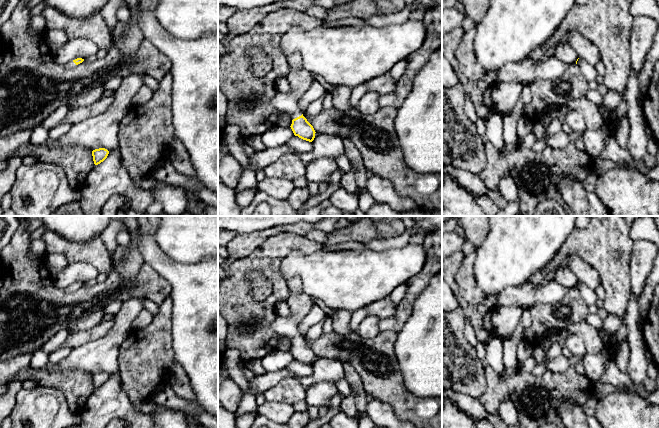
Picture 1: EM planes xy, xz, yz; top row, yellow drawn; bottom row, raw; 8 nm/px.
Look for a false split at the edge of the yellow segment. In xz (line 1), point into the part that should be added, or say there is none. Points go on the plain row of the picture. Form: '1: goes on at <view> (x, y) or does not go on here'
1: goes on at xz (299, 303)

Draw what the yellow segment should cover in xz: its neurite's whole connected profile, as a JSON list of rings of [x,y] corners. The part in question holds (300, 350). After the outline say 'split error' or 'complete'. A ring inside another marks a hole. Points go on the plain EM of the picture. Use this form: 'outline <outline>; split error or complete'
outline [[[298,276],[287,281],[287,286],[289,288],[287,303],[290,308],[290,316],[288,318],[277,317],[270,328],[284,338],[291,340],[292,348],[290,351],[295,360],[312,366],[316,356],[299,334],[298,327],[314,303],[311,297],[301,291]]]; split error

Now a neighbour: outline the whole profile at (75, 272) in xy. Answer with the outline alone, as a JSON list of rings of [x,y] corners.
[[[83,262],[68,263],[62,272],[52,277],[52,281],[57,287],[65,289],[77,282],[85,283],[96,279],[98,274],[98,270],[90,264]]]

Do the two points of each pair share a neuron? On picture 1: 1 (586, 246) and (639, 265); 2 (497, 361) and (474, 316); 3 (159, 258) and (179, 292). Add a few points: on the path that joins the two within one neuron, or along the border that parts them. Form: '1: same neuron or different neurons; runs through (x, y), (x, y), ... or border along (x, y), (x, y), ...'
1: different neurons; border along (635, 241), (630, 261), (630, 286)
2: different neurons; border along (492, 331), (482, 342)
3: same neuron; runs through (166, 266), (179, 279), (179, 284)

